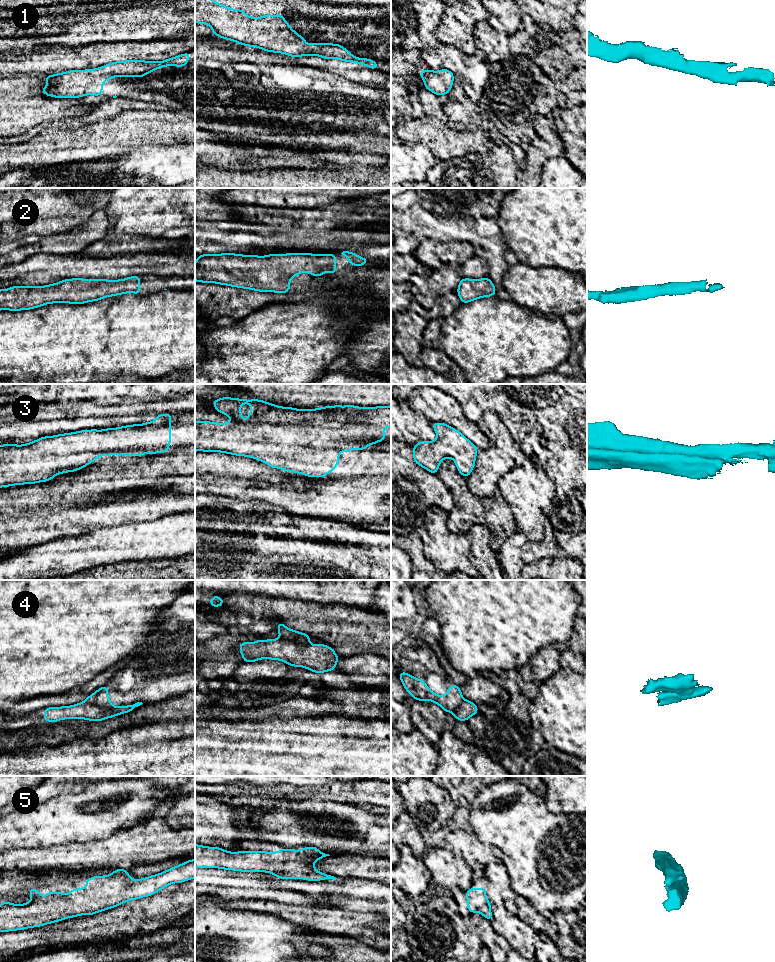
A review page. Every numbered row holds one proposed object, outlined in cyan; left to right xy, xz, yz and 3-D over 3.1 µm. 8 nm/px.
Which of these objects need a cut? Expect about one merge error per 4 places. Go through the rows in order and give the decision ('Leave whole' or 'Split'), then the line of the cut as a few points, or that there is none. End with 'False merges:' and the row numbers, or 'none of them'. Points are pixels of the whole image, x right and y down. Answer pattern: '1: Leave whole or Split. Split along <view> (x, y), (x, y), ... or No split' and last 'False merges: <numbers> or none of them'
1: Leave whole. No split
2: Leave whole. No split
3: Leave whole. No split
4: Split. Split along xz (280, 637), (299, 645), (310, 645)
5: Leave whole. No split
False merges: 4

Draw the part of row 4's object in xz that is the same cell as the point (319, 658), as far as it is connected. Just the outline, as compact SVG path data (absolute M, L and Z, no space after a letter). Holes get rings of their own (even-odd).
M282 638L242 642L239 647L243 662L255 662L264 658L280 660L290 666L304 667L319 674L333 671L340 658L328 645L299 646Z

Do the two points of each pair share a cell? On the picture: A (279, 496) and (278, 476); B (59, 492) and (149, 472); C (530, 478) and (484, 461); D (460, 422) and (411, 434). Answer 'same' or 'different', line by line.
A: different
B: same
C: different
D: different

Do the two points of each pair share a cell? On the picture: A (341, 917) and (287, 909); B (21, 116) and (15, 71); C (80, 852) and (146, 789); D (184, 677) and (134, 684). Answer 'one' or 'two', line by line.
A: one
B: two
C: two
D: one

